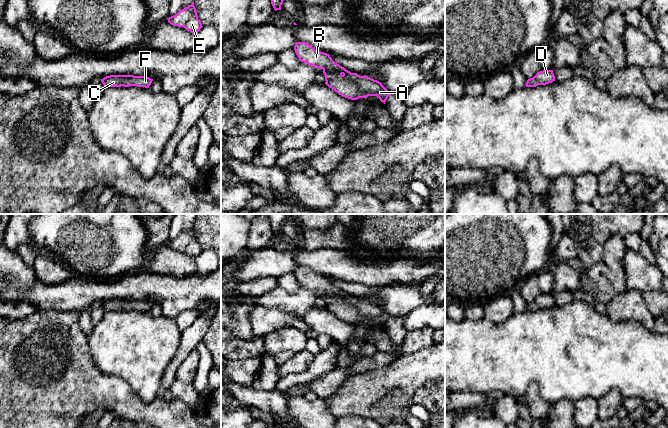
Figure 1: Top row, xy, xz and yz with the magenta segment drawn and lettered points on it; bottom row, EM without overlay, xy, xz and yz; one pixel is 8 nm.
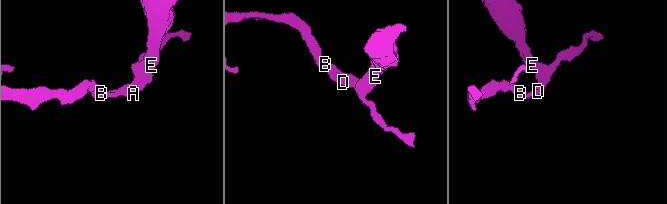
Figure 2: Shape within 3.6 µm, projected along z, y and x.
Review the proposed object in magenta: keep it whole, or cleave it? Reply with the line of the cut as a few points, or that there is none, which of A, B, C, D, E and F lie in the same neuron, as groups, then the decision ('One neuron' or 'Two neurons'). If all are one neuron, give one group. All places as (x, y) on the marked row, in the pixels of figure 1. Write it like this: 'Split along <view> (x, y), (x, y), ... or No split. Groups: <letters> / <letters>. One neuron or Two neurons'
No split. Groups: A B C D E F. One neuron

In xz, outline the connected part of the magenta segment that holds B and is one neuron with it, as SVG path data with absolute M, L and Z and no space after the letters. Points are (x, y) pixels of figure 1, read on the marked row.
M296 42L295 53L300 61L322 69L325 75L325 84L339 95L357 100L368 96L377 96L385 104L392 93L381 82L366 75L360 76L351 73L335 63L329 54L315 50L305 42Z

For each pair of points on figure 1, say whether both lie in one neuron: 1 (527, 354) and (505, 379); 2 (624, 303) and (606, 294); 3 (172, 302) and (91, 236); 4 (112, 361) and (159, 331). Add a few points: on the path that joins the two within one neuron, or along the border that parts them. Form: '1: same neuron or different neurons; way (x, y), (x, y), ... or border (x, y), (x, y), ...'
1: same neuron; way (521, 360), (508, 373)
2: different neurons; border (626, 289), (617, 293), (606, 304)
3: different neurons; border (141, 269), (131, 269), (111, 280)
4: same neuron; way (124, 349), (127, 346), (142, 346), (147, 343)

